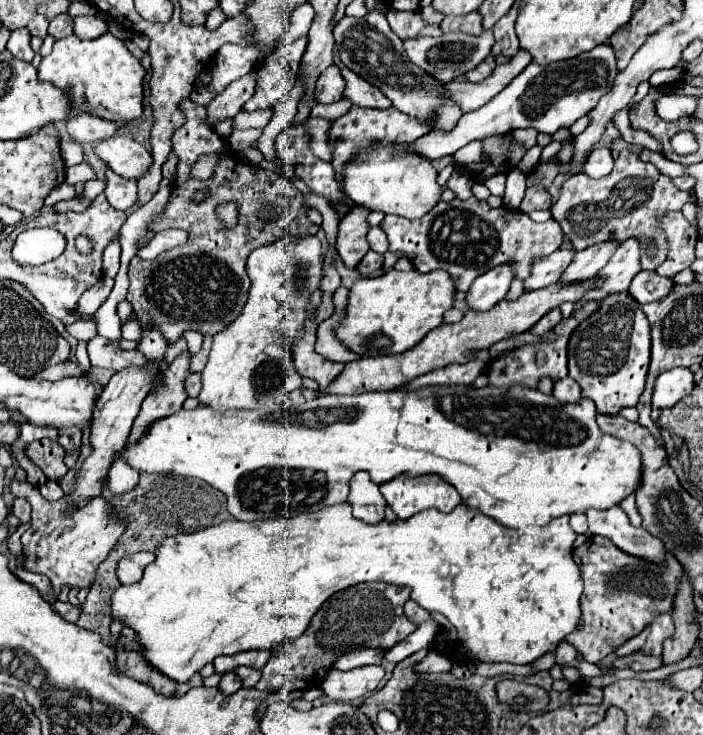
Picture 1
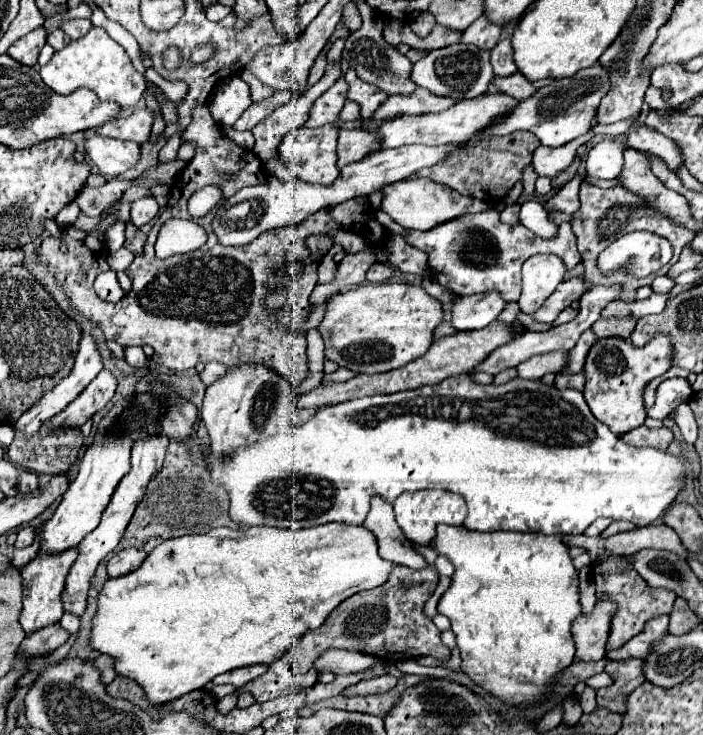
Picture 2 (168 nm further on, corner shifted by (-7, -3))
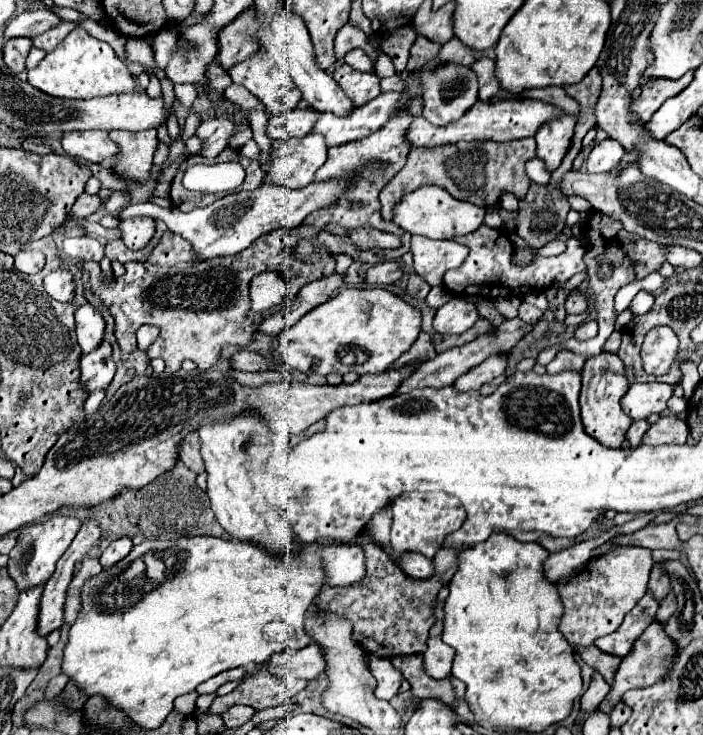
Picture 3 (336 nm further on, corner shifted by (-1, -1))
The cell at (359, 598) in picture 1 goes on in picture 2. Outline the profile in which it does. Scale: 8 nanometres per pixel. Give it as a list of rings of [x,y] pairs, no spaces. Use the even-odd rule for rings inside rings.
[[[397,567],[383,587],[375,587],[371,591],[361,591],[349,599],[345,599],[339,607],[335,607],[325,623],[307,633],[301,641],[297,641],[283,657],[269,665],[267,673],[249,685],[237,689],[237,693],[251,691],[253,697],[263,703],[287,693],[299,693],[307,687],[313,687],[319,679],[319,671],[315,669],[315,659],[319,653],[327,649],[349,649],[363,651],[375,657],[385,657],[387,661],[403,661],[415,659],[421,655],[431,655],[439,661],[449,661],[451,651],[441,643],[439,631],[431,619],[425,617],[423,605],[433,595],[437,587],[437,571],[431,567],[425,569],[405,569]]]

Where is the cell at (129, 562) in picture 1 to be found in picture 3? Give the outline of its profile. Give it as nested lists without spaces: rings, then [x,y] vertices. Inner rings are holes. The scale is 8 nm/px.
[[[119,537],[119,539],[111,541],[109,547],[107,547],[107,549],[101,553],[101,557],[99,557],[101,565],[103,565],[103,567],[111,567],[113,563],[117,563],[117,561],[121,561],[125,555],[129,555],[131,547],[133,547],[133,543],[131,543],[129,537]]]

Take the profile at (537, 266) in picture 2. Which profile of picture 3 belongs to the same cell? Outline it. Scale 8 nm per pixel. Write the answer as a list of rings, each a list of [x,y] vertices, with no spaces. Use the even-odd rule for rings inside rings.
[[[521,303],[521,307],[519,307],[519,317],[521,317],[525,323],[535,325],[535,323],[539,323],[539,321],[541,321],[543,311],[541,311],[541,309],[537,309],[537,307],[531,307],[529,303]]]

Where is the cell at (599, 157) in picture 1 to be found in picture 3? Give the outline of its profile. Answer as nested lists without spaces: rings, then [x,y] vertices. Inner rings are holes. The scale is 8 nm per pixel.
[[[605,139],[593,147],[587,159],[587,171],[589,173],[607,173],[611,171],[619,161],[621,155],[625,155],[625,149],[615,139]]]

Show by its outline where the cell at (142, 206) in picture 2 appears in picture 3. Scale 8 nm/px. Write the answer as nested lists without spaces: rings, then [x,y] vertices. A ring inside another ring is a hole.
[[[131,217],[131,219],[121,221],[119,229],[121,229],[123,243],[129,249],[139,251],[139,249],[147,247],[151,237],[155,235],[155,221],[149,217]]]

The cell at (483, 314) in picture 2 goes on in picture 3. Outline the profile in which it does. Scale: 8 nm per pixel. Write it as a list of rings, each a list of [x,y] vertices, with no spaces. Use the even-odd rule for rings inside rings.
[[[453,297],[449,303],[437,309],[433,329],[441,335],[461,335],[467,329],[471,329],[477,319],[479,315],[473,303],[465,301],[463,297]]]

